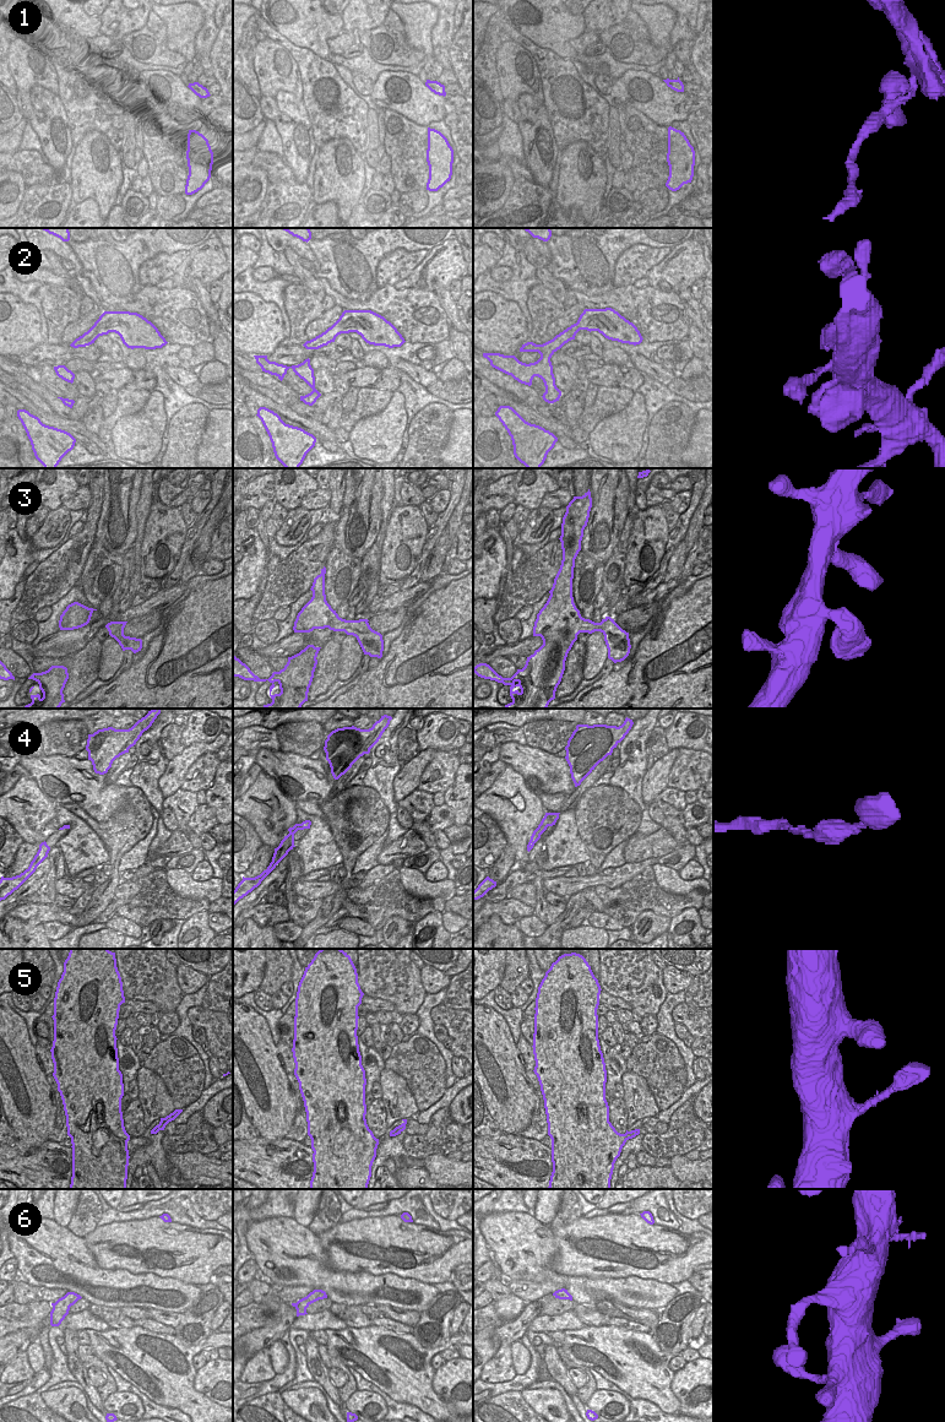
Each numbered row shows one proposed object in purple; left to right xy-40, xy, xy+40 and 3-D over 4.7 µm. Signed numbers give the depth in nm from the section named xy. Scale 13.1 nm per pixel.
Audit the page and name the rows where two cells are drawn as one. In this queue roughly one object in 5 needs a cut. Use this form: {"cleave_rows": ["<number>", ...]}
{"cleave_rows": ["1"]}

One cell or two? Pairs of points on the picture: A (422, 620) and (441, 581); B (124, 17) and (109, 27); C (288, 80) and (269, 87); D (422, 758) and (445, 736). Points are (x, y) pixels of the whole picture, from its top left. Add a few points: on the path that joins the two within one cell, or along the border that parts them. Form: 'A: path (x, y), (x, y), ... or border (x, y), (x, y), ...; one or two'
A: border (460, 577), (434, 590), (417, 608); two
B: path (120, 17), (113, 25); one
C: path (283, 80), (273, 82); one
D: border (460, 739), (455, 745), (432, 745), (422, 750); two

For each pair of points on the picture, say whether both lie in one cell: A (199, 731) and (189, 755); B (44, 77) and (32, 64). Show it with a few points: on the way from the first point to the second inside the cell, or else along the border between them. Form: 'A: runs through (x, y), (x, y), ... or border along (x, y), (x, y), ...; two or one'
A: border along (220, 733), (211, 742), (193, 742), (185, 747); two
B: runs through (42, 74), (36, 68); one

